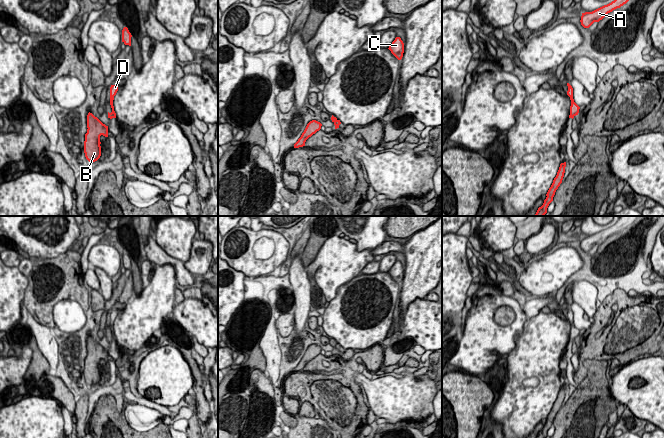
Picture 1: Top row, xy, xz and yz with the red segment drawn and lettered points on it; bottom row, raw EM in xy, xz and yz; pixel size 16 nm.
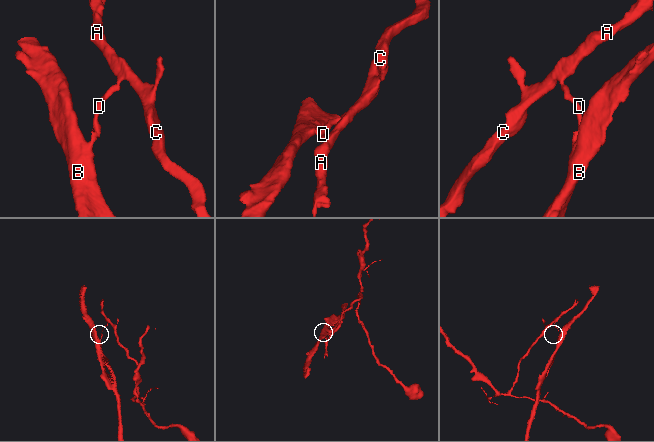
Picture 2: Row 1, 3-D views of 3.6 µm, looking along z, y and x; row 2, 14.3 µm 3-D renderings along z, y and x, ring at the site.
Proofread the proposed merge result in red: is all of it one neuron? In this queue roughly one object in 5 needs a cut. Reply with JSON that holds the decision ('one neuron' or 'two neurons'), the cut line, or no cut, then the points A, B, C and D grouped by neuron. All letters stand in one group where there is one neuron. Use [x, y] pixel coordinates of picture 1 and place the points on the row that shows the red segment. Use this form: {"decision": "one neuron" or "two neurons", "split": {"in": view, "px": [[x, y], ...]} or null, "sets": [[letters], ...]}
{"decision": "two neurons", "split": {"in": "xy", "px": [[111, 112], [112, 117]]}, "sets": [["A", "C", "D"], ["B"]]}

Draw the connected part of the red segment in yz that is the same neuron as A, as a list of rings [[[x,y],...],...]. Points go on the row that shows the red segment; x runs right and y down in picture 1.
[[[614,0],[611,3],[604,5],[592,12],[582,13],[581,16],[581,25],[584,28],[589,28],[594,22],[599,22],[602,20],[608,13],[613,10],[620,8],[624,4],[626,4],[629,0]]]

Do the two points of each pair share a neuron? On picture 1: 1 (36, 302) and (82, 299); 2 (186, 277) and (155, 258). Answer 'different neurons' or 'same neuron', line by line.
1: same neuron
2: same neuron

